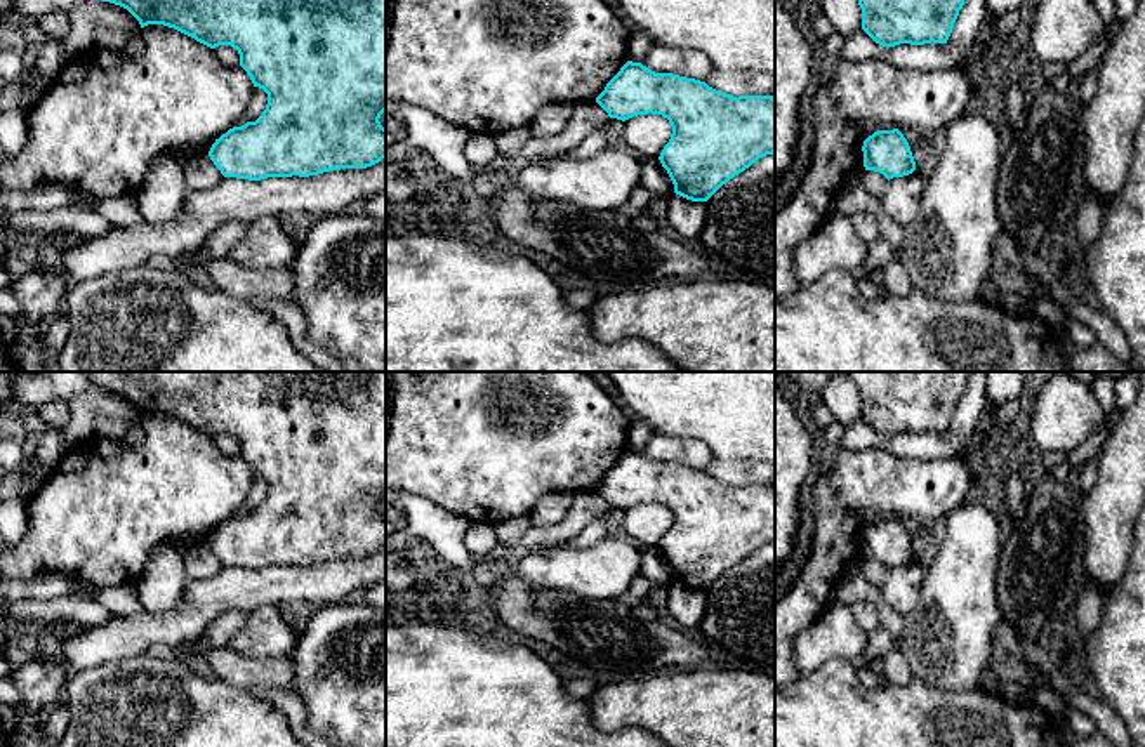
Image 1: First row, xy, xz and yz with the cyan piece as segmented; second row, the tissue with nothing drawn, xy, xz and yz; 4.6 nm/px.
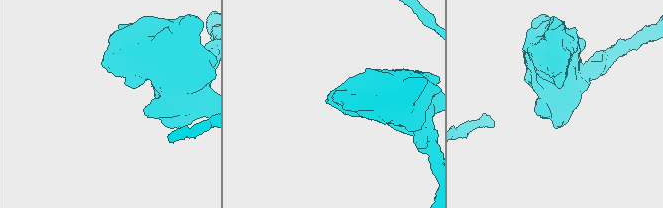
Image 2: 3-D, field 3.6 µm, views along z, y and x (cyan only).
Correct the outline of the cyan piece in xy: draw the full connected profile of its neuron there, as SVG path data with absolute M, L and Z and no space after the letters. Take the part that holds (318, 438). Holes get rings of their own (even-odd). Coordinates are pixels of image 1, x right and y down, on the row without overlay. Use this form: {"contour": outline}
{"contour": "M89 372L92 387L127 398L141 413L163 413L215 438L231 434L254 476L268 483L268 493L255 511L233 516L212 533L208 545L224 566L261 570L268 566L309 566L341 558L367 558L386 547L386 518L379 507L386 500L386 372Z"}

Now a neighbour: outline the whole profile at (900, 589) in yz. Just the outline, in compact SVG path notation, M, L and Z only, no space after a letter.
M916 559L893 566L879 585L881 598L900 615L907 615L919 601L923 577L924 568Z

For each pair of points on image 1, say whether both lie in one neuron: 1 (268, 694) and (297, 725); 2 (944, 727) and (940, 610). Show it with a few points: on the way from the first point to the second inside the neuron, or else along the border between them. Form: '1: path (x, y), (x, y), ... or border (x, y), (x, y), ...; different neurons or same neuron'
1: path (277, 697), (296, 716); same neuron
2: border (913, 674), (944, 690), (982, 690); different neurons

